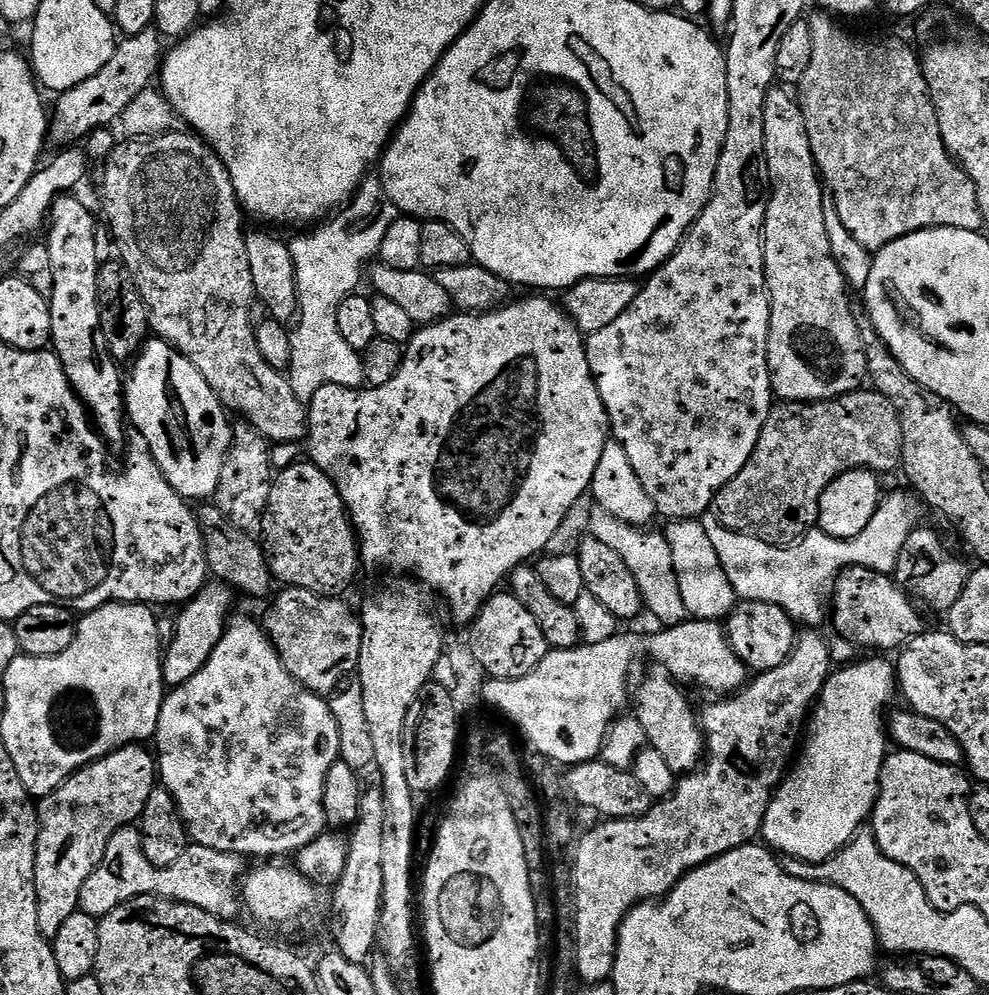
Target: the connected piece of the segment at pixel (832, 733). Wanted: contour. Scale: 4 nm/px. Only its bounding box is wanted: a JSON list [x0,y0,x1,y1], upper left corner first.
[762,658,898,864]

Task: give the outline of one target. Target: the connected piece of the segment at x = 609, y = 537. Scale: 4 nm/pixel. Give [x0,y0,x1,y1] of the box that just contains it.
[590,506,689,626]

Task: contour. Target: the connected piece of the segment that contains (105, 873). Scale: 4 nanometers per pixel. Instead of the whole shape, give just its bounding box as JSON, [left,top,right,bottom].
[79,827,246,921]

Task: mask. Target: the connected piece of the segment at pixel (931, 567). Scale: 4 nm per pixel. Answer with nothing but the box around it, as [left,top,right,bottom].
[894,527,970,614]

